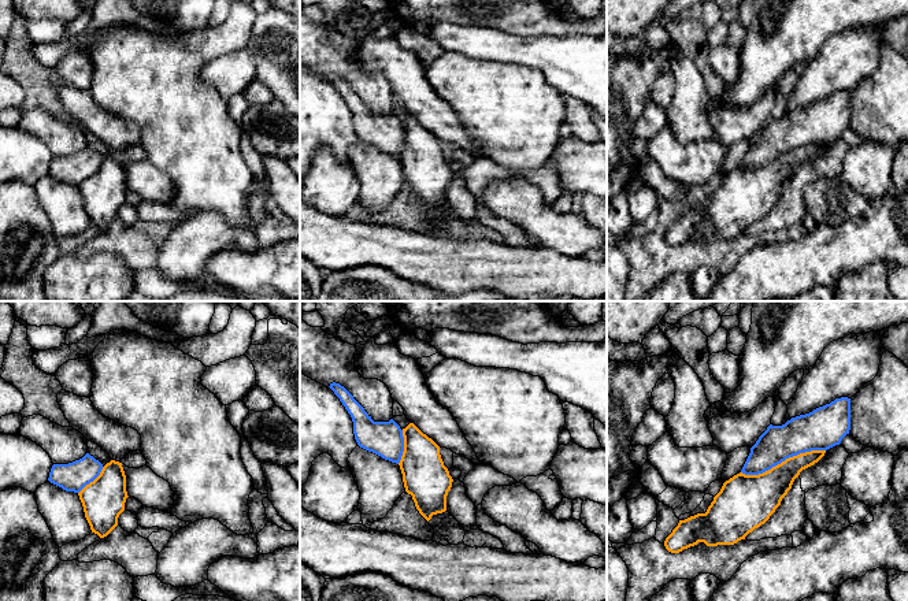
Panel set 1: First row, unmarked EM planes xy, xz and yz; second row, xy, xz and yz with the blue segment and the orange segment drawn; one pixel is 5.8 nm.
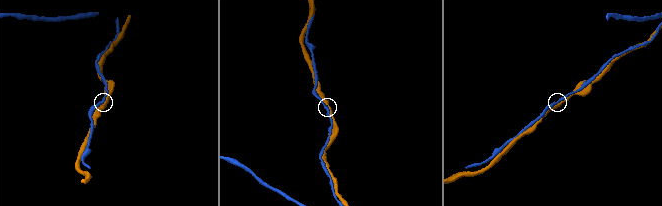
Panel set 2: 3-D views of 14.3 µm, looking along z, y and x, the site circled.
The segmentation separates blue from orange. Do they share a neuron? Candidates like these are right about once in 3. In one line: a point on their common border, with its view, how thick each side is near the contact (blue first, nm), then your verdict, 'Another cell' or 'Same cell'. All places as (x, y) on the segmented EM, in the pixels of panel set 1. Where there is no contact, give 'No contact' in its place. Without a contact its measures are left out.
Touches blue at yz (782, 460). Thickness 220 nm (blue) against 240 nm. Another cell

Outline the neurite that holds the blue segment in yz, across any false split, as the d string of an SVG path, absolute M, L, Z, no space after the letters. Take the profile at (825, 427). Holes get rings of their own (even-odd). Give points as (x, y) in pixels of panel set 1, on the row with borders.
M835 398L782 426L770 424L751 448L741 472L759 475L800 453L827 450L840 445L849 430L850 398Z

